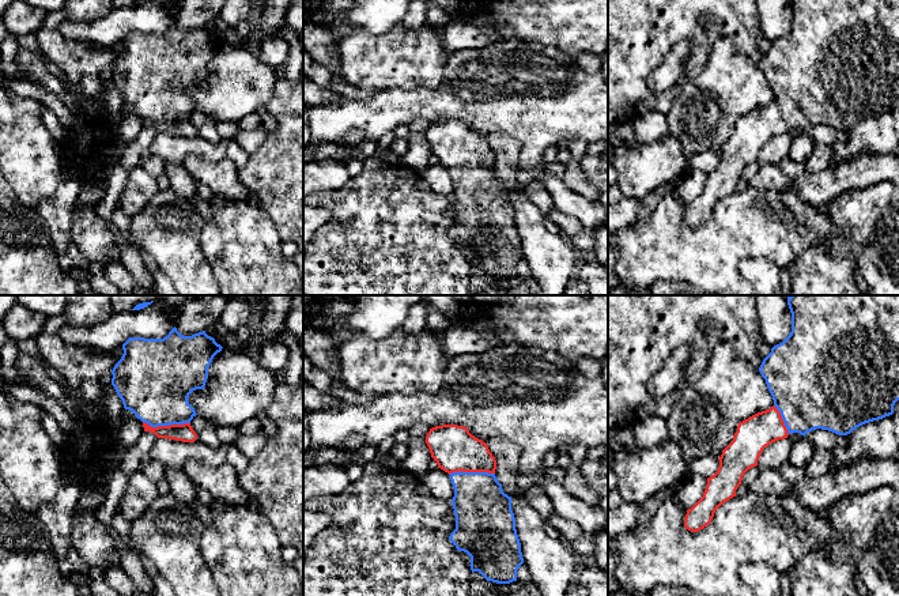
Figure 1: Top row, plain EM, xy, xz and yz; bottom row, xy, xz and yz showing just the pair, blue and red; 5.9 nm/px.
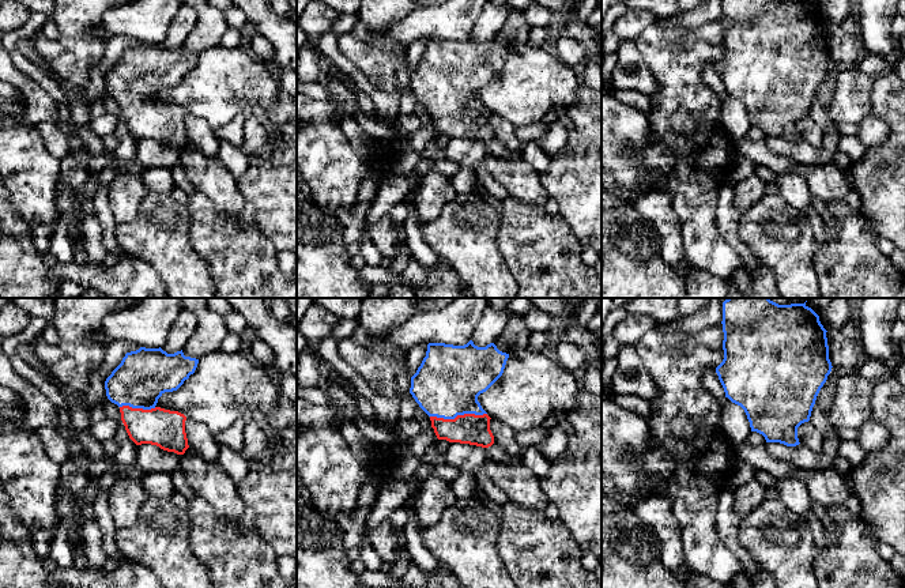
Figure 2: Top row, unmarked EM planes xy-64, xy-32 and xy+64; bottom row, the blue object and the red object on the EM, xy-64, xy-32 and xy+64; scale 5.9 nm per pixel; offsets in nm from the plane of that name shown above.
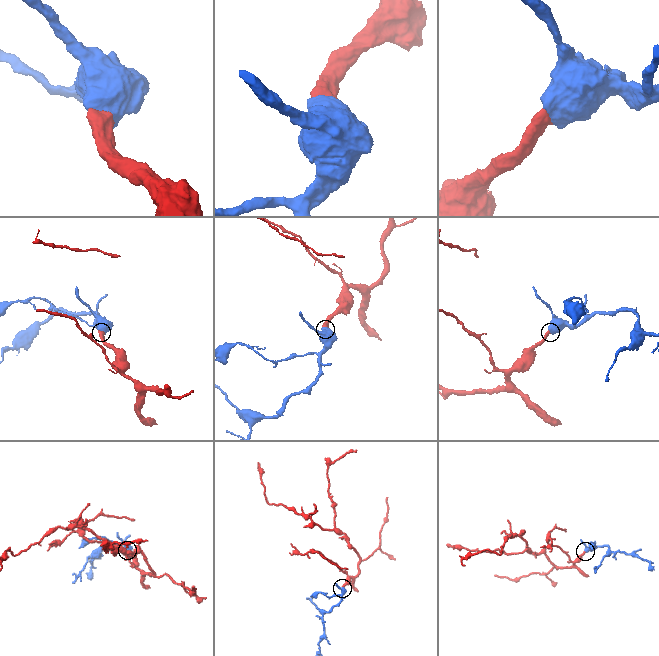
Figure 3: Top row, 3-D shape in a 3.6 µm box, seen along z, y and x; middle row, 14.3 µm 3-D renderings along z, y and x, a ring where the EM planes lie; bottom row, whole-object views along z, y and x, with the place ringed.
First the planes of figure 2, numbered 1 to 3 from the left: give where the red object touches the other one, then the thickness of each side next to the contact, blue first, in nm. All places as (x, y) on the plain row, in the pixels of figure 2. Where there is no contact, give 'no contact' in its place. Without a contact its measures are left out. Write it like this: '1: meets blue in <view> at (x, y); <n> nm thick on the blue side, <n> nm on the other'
1: meets blue in xy-64 at (138, 102); 300 nm thick on the blue side, 220 nm on the other
2: meets blue in xy-32 at (457, 109); 380 nm thick on the blue side, 180 nm on the other
3: no contact

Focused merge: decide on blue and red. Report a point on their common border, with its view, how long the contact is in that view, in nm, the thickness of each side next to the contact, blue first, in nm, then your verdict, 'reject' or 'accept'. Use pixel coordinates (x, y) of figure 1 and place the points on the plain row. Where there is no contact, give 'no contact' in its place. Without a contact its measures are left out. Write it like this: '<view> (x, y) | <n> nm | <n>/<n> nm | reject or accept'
xy (166, 120) | 280 nm | 420/100 nm | accept

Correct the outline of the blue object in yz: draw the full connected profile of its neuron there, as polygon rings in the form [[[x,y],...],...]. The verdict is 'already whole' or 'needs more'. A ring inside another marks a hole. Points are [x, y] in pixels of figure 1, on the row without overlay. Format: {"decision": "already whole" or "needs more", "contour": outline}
{"decision": "needs more", "contour": [[[789,0],[792,27],[763,54],[759,67],[766,75],[774,101],[737,121],[733,136],[722,146],[718,166],[707,173],[703,192],[687,205],[684,222],[698,227],[707,222],[715,205],[736,192],[744,169],[758,161],[766,142],[789,129],[821,124],[847,131],[857,122],[894,109],[899,95],[899,0]]]}

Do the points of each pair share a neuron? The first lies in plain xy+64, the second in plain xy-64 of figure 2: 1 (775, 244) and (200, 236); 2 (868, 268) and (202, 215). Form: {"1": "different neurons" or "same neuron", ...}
{"1": "different neurons", "2": "same neuron"}

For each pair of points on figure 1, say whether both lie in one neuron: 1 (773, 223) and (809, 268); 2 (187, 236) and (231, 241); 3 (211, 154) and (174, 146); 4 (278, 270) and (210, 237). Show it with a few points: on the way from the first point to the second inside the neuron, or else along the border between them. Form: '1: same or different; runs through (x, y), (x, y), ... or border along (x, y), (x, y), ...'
1: different; border along (830, 242), (824, 246), (809, 246), (788, 270)
2: different; border along (204, 222), (200, 234), (200, 248), (211, 267)
3: same; runs through (201, 147), (184, 146)
4: same; runs through (261, 270), (231, 241), (226, 240)

